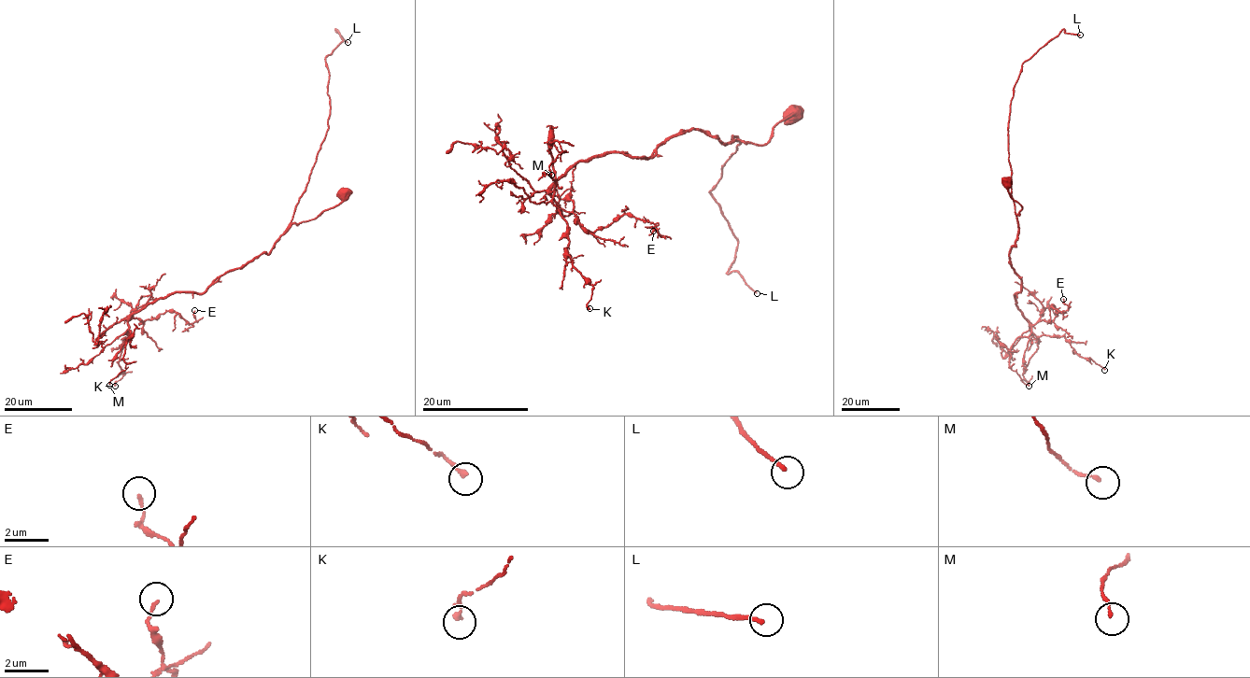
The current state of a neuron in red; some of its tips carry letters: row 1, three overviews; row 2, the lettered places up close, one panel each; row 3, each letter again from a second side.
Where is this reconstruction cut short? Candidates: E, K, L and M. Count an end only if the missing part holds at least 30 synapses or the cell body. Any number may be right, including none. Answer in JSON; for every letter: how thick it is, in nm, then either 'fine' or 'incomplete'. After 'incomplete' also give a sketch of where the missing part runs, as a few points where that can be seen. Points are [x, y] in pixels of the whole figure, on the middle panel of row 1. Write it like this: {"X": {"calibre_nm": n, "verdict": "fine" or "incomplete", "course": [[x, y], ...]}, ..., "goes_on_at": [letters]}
{"E": {"calibre_nm": 120, "verdict": "fine"}, "K": {"calibre_nm": 200, "verdict": "fine"}, "L": {"calibre_nm": 150, "verdict": "incomplete", "course": [[757, 293], [805, 348], [776, 350], [775, 362], [799, 327], [799, 342]]}, "M": {"calibre_nm": 130, "verdict": "fine"}, "goes_on_at": ["L"]}

